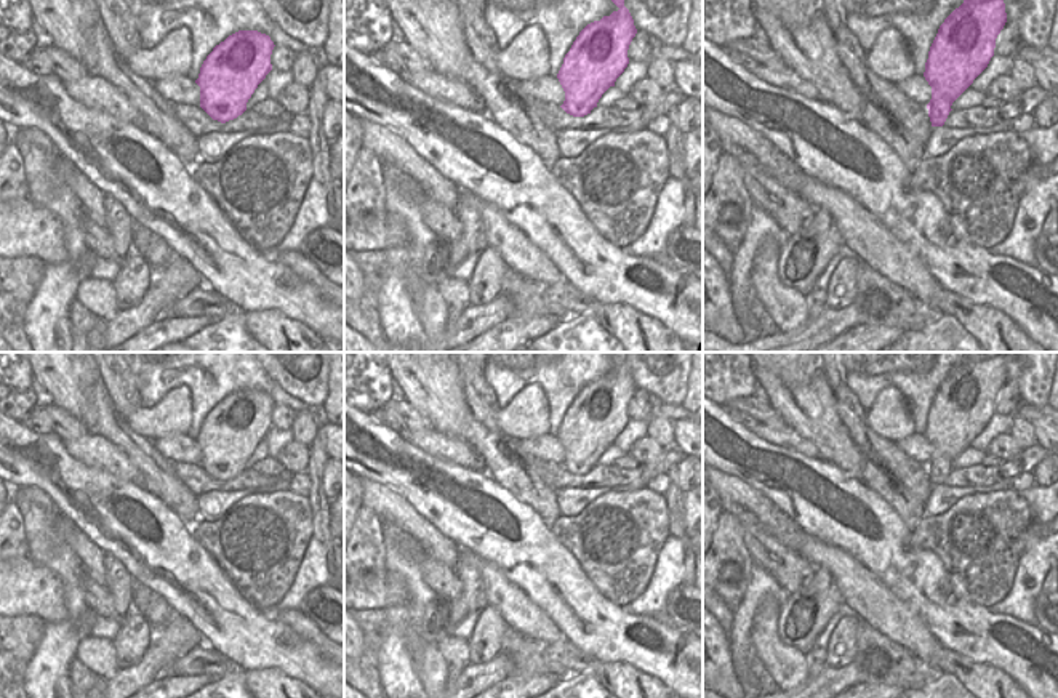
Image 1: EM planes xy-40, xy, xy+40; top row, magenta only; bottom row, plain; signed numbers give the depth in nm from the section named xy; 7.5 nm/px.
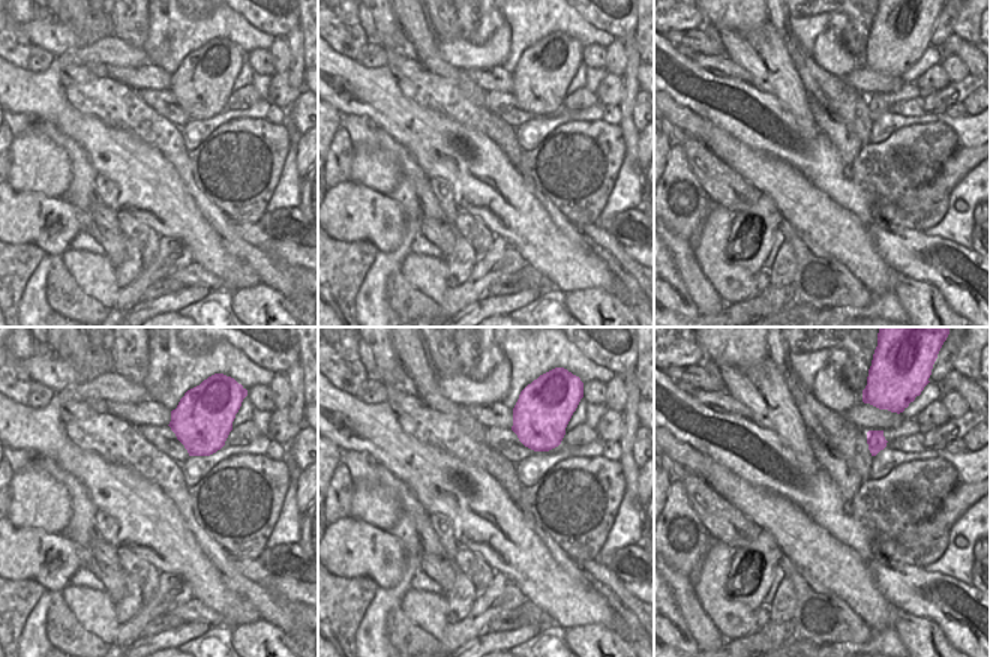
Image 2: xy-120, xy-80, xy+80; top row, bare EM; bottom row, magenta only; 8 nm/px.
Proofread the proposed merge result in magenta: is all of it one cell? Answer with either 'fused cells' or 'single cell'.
single cell

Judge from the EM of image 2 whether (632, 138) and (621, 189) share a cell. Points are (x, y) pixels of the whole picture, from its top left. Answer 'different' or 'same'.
different

